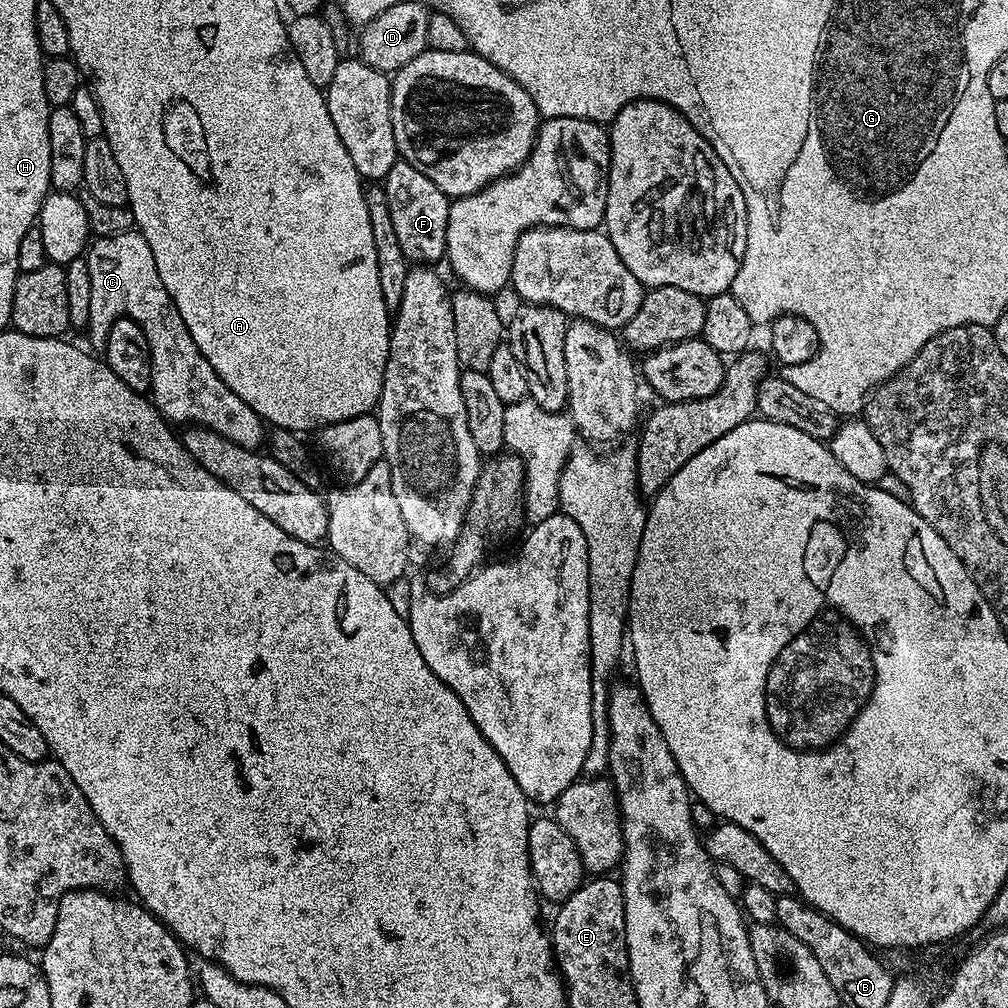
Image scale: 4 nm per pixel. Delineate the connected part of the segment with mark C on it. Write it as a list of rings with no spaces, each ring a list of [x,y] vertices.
[[[131,230],[113,236],[96,236],[87,249],[86,259],[90,266],[90,318],[86,335],[96,346],[103,345],[115,320],[125,316],[138,322],[142,334],[146,334],[146,342],[150,342],[153,377],[168,380],[168,396],[154,400],[165,421],[179,426],[206,426],[238,446],[259,449],[266,440],[265,421],[218,378],[214,366],[206,362],[202,350],[190,338],[182,314],[178,314],[166,286],[162,286],[158,262],[154,262],[150,242],[146,242],[143,234]]]

